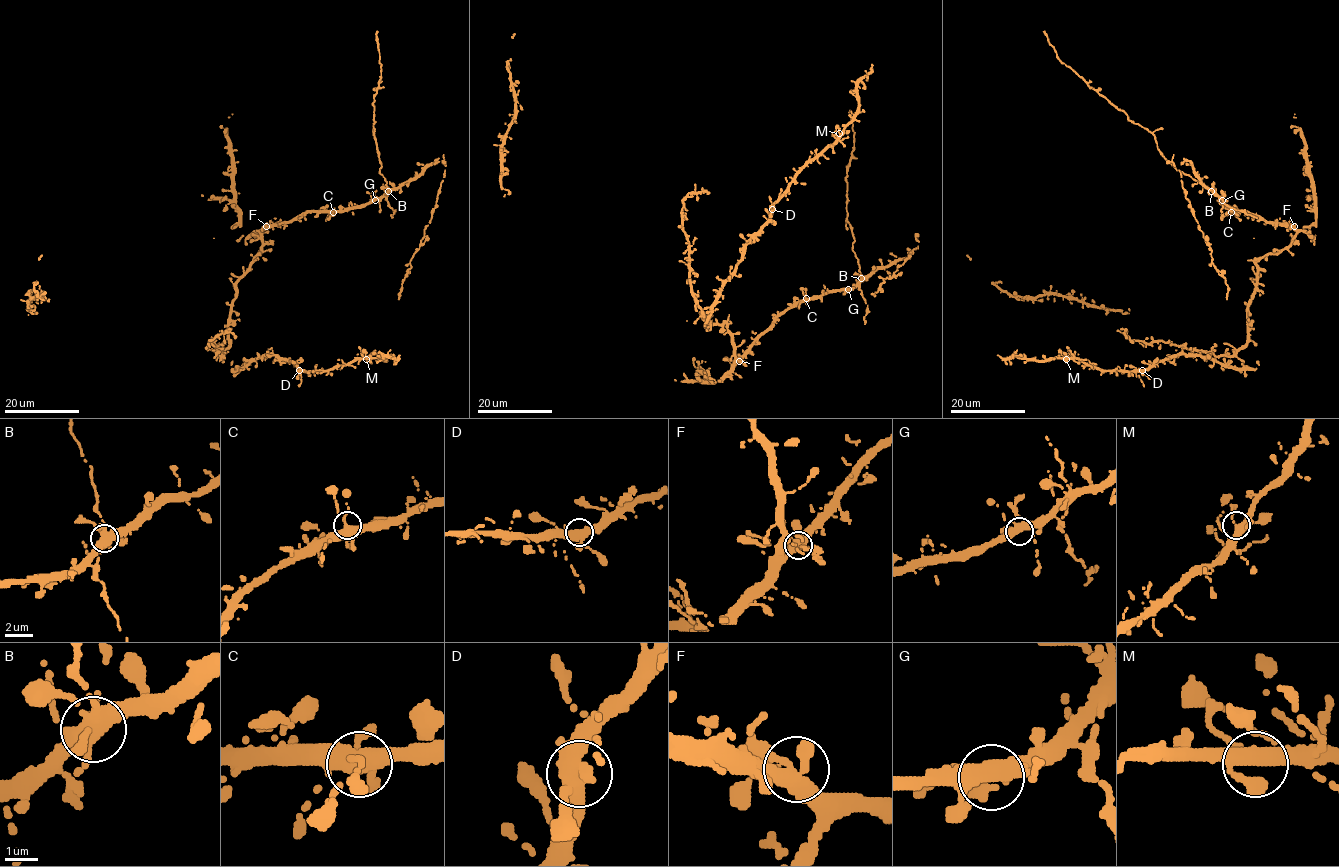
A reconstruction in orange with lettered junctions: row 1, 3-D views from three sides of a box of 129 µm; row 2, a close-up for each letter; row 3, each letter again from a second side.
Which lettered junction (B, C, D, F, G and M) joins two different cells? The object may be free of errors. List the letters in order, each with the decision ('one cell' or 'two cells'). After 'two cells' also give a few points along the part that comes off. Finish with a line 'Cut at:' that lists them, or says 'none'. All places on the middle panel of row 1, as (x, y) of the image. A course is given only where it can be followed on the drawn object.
B: one cell
C: one cell
D: one cell
F: one cell
G: one cell
M: one cell
Cut at: none

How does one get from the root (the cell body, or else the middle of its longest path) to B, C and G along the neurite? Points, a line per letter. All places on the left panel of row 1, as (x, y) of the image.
B: (236, 291), (236, 282), (260, 252), (262, 231), (267, 227), (289, 223), (306, 212), (354, 209), (388, 192)
C: (236, 291), (236, 282), (260, 252), (263, 230), (289, 223), (306, 212), (333, 212)
G: (236, 291), (236, 282), (260, 252), (262, 231), (267, 227), (289, 223), (306, 212), (344, 211), (375, 200)

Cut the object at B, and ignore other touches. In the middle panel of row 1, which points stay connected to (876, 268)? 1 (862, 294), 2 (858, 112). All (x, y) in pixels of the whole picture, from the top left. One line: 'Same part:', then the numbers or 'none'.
Same part: 2

